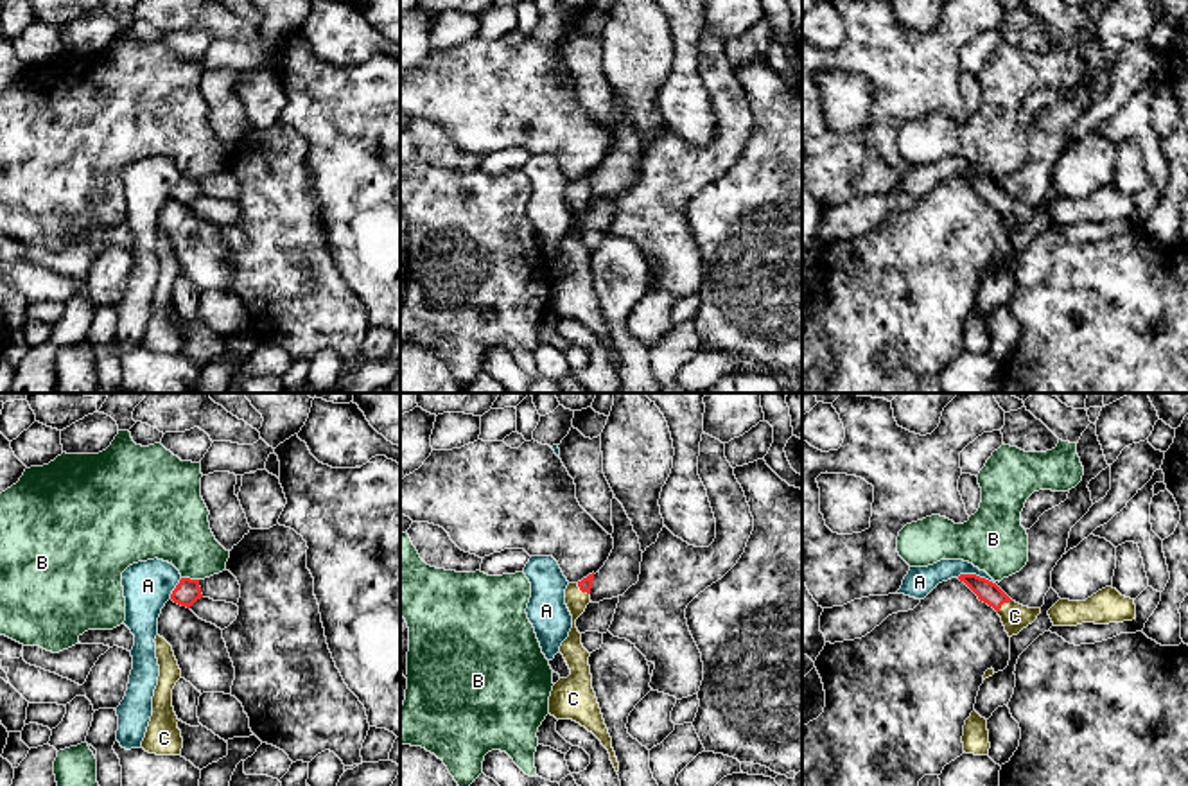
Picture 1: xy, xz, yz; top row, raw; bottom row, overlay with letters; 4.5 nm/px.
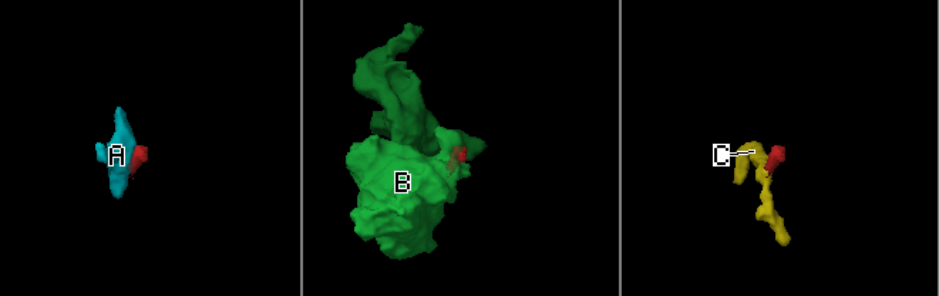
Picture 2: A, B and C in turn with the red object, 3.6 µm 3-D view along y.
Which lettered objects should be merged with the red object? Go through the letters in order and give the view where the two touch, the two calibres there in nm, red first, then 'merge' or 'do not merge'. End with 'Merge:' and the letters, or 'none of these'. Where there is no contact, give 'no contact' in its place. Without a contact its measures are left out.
A: meets red in yz; 100 nm thick on the red side, 130 nm on the other; do not merge
B: meets red in xy; 110 nm thick on the red side, 320 nm on the other; do not merge
C: meets red in yz; 100 nm thick on the red side, 120 nm on the other; merge
Merge: C

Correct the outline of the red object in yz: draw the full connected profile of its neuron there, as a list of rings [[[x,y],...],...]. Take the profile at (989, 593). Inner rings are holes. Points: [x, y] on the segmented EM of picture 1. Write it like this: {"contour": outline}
{"contour": [[[960,574],[958,580],[964,581],[980,601],[987,603],[998,612],[1009,637],[1018,635],[1041,614],[1041,608],[1028,608],[1012,601],[996,583],[985,578],[976,574]]]}

